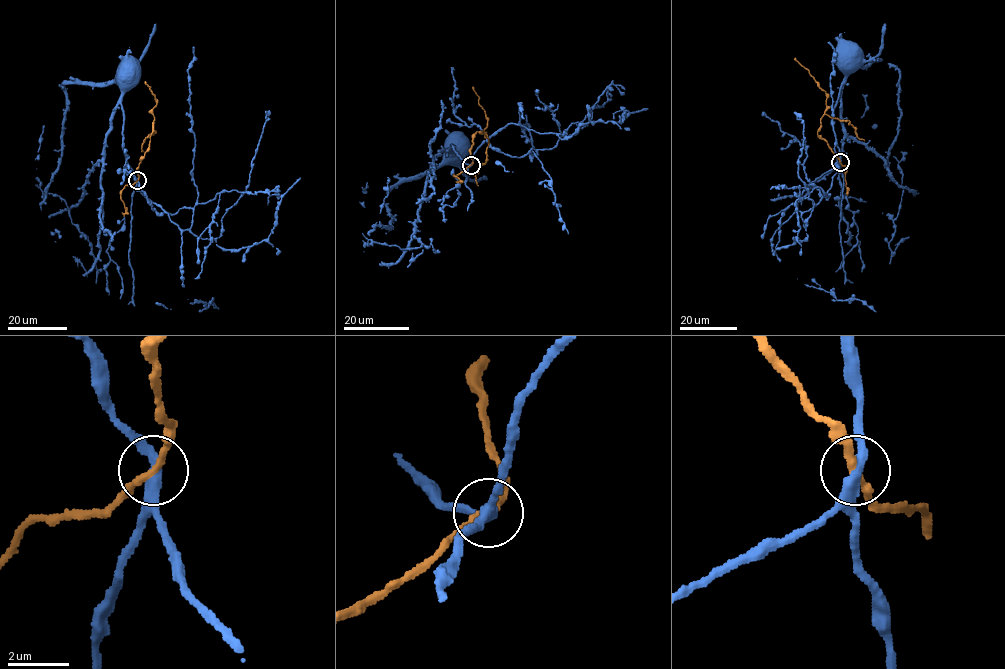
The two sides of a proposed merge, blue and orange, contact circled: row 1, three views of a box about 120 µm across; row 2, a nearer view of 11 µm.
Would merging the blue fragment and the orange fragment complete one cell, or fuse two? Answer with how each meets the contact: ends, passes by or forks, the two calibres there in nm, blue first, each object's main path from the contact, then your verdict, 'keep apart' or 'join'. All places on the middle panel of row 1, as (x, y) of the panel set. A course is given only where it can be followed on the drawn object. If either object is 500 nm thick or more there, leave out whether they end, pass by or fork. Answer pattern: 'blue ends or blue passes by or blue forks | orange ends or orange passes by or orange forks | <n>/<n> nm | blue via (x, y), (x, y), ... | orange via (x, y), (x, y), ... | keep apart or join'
blue passes by | orange passes by | 360/220 nm | blue via (471, 164), (464, 161), (453, 144), (450, 149), (462, 136) | orange via (471, 164), (472, 137), (476, 132), (481, 133), (482, 130), (486, 134), (487, 121), (472, 87) | join

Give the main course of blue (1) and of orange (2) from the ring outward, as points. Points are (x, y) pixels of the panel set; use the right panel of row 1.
1: (840, 162), (832, 124), (832, 110), (844, 77), (844, 72), (839, 68), (839, 54)
2: (840, 162), (818, 134), (820, 118), (826, 108), (825, 91), (794, 58)

